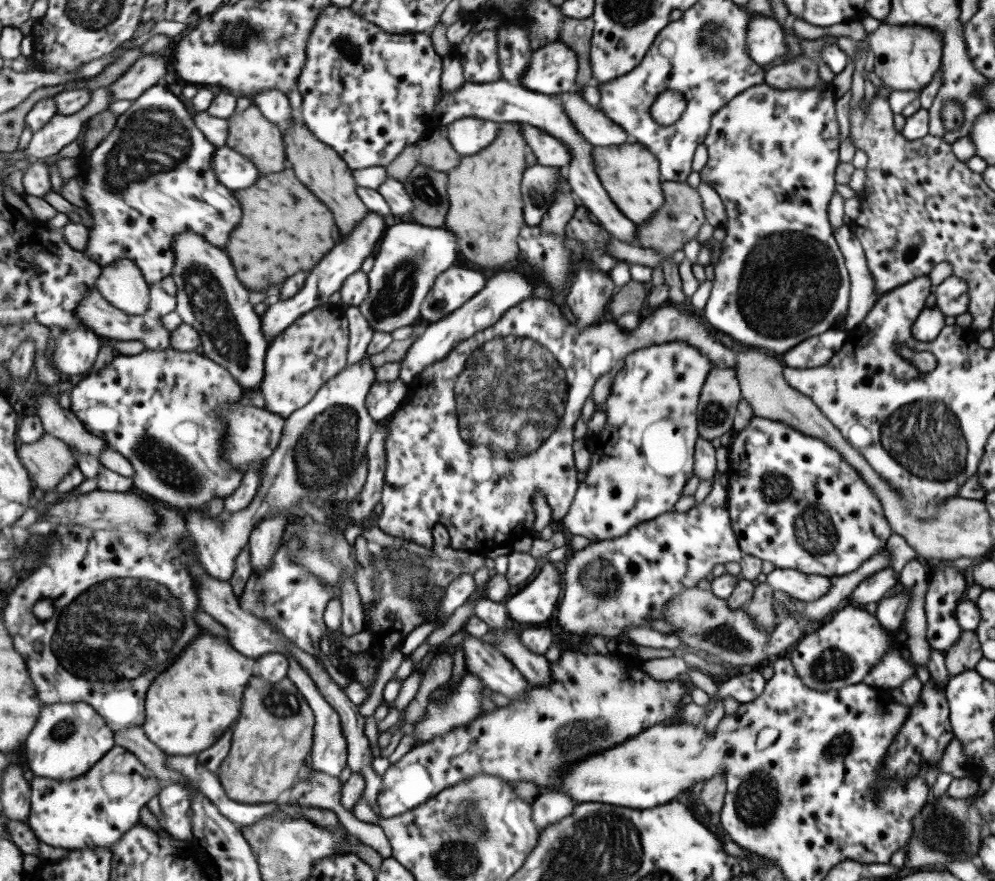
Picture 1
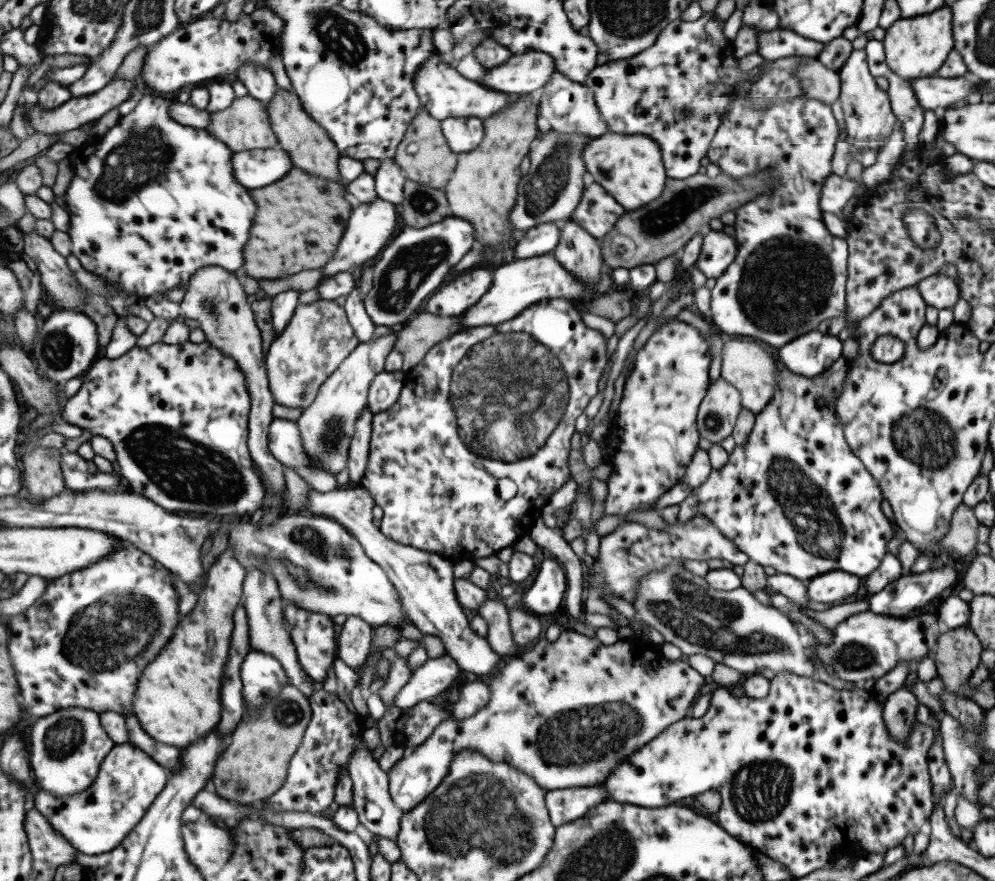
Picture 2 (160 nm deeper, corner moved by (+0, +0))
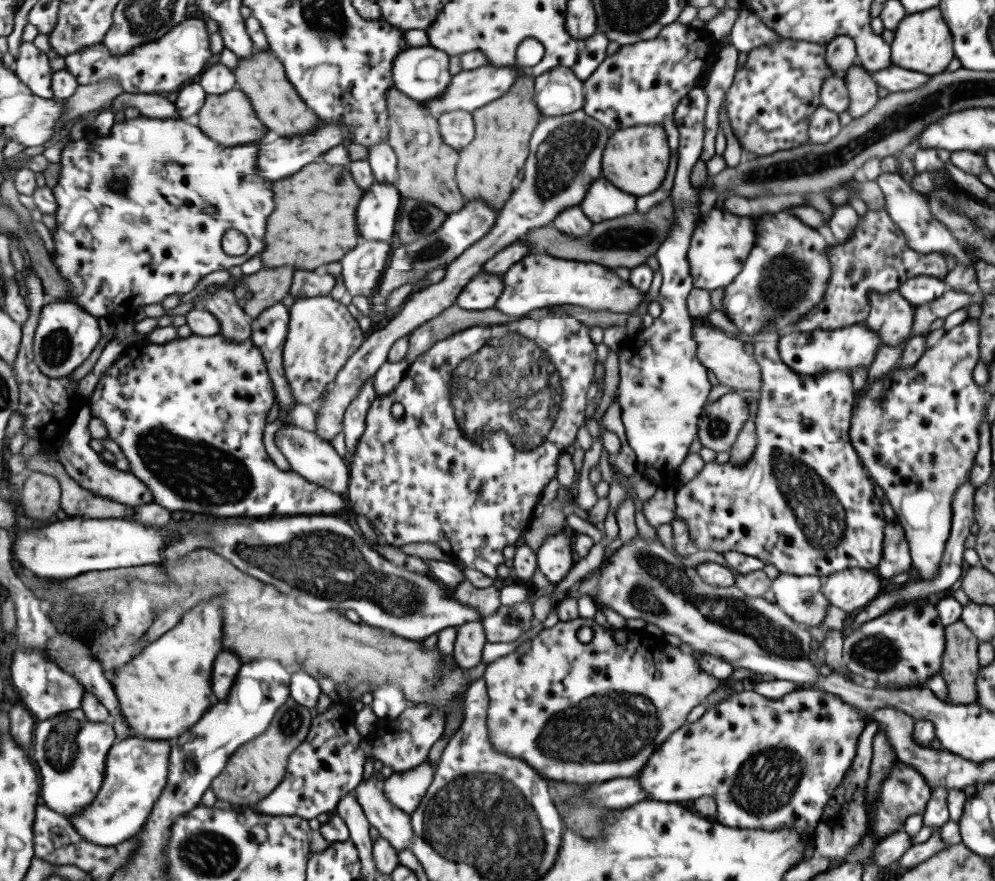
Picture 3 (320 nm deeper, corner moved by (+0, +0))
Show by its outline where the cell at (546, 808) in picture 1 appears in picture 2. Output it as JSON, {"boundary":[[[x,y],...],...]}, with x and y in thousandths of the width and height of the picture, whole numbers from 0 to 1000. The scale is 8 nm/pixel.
{"boundary":[[[597,891],[554,897],[549,899],[547,908],[552,915],[552,933],[562,939],[586,927],[599,913],[612,909],[612,904],[604,892]]]}

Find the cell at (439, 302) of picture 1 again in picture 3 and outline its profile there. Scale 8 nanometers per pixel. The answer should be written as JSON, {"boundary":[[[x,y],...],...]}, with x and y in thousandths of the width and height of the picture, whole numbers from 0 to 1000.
{"boundary":[[[481,311],[467,326],[459,339],[459,347],[467,352],[492,352],[499,348],[508,330],[508,320],[501,312]]]}

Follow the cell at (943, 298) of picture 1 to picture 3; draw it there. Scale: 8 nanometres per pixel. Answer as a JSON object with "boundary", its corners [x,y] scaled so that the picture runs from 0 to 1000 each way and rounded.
{"boundary":[[[932,313],[914,316],[901,329],[918,347],[934,345],[951,330],[952,327],[947,317]]]}

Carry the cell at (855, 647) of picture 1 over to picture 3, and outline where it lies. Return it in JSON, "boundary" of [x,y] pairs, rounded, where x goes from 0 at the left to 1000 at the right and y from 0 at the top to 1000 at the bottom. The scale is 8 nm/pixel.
{"boundary":[[[924,679],[903,689],[895,689],[858,713],[846,726],[846,754],[856,764],[867,767],[873,776],[883,774],[897,776],[903,782],[925,782],[937,765],[944,764],[949,729],[949,711],[943,703],[941,690],[933,684],[932,679]]]}

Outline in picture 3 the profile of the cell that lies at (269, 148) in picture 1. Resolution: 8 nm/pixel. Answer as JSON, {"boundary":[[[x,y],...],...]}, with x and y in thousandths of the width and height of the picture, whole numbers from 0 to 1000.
{"boundary":[[[234,100],[224,107],[209,107],[206,118],[199,127],[200,145],[214,159],[224,162],[228,167],[264,161],[273,154],[270,145],[259,133],[255,118],[250,108],[241,100]]]}

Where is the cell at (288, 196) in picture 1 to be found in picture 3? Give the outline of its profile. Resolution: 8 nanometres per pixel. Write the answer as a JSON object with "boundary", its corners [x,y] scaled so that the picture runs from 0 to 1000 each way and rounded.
{"boundary":[[[322,180],[310,186],[293,201],[276,205],[274,216],[277,220],[278,243],[275,241],[274,247],[271,245],[271,252],[274,252],[269,252],[269,277],[265,286],[260,288],[264,295],[264,304],[295,302],[298,308],[320,308],[328,300],[344,297],[349,287],[363,276],[360,267],[360,237],[366,216],[349,190],[337,188]]]}

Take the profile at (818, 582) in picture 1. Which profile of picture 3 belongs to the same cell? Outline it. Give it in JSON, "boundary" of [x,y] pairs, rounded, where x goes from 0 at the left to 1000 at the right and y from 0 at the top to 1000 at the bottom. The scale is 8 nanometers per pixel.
{"boundary":[[[849,646],[824,655],[824,659],[829,679],[853,699],[873,686],[887,671],[885,657],[877,647]]]}

